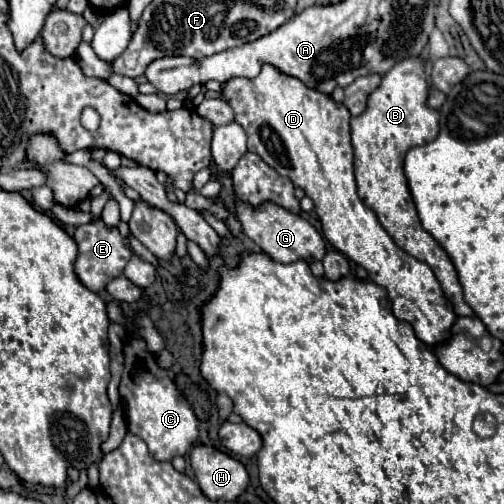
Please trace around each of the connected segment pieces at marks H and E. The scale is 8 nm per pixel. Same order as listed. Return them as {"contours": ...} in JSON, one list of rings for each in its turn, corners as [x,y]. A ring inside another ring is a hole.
{"contours":[[[[199,445],[191,451],[189,459],[197,485],[211,501],[235,501],[249,485],[245,467],[213,447]]],[[[103,221],[77,227],[73,239],[79,247],[79,255],[77,255],[77,261],[75,261],[75,275],[91,291],[105,289],[107,281],[119,277],[123,273],[127,261],[131,259],[131,247],[129,247],[127,237],[123,237],[119,233],[119,229],[107,229]]]]}

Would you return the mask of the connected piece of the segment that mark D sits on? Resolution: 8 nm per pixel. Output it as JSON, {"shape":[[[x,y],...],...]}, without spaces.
{"shape":[[[269,63],[261,67],[261,73],[255,79],[233,77],[221,85],[221,99],[231,105],[235,121],[245,129],[249,151],[257,153],[269,167],[291,179],[295,187],[301,187],[305,195],[313,199],[327,241],[365,267],[369,277],[387,289],[395,317],[409,321],[425,345],[437,347],[447,341],[457,315],[435,273],[427,263],[397,247],[379,225],[375,213],[365,207],[357,195],[349,109],[343,103],[337,105],[331,95],[309,89],[297,81],[297,77],[289,77]]]}

